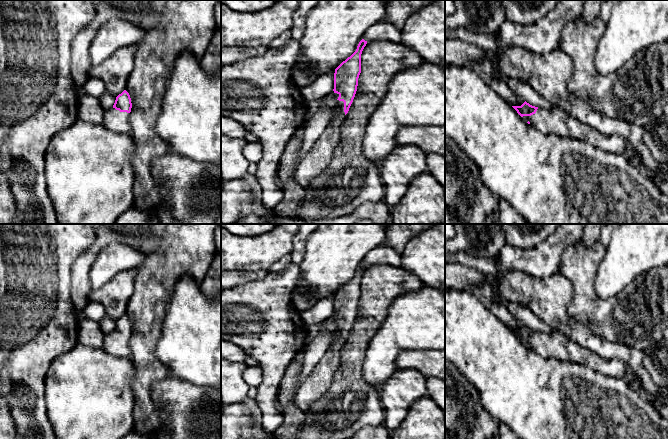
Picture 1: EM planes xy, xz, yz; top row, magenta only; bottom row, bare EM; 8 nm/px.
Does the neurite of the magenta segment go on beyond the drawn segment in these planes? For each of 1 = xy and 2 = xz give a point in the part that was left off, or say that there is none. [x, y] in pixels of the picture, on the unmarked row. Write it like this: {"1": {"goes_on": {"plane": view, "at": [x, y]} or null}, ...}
{"1": {"goes_on": {"plane": "xy", "at": [114, 344]}}, "2": {"goes_on": {"plane": "xz", "at": [339, 329]}}}

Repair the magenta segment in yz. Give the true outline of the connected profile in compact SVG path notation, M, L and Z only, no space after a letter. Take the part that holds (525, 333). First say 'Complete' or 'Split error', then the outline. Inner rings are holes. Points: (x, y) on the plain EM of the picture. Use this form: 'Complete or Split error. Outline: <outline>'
Split error. Outline: M525 325L521 330L512 331L528 348L541 356L573 362L586 366L596 373L624 380L627 385L642 394L659 415L668 421L668 398L664 402L658 402L655 396L643 389L641 382L633 376L628 366L622 361L606 360L557 330L548 333L538 332Z

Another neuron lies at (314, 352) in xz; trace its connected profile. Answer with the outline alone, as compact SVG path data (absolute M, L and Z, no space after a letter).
M334 315L326 319L321 324L321 331L314 340L306 344L304 347L304 360L302 363L302 371L298 380L298 384L294 391L297 392L301 383L313 372L314 367L324 357L325 353L331 346L332 334L335 331L336 324L334 322Z

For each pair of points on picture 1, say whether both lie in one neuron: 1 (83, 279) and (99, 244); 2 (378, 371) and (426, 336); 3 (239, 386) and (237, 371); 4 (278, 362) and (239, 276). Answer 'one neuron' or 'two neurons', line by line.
1: one neuron
2: one neuron
3: one neuron
4: two neurons

